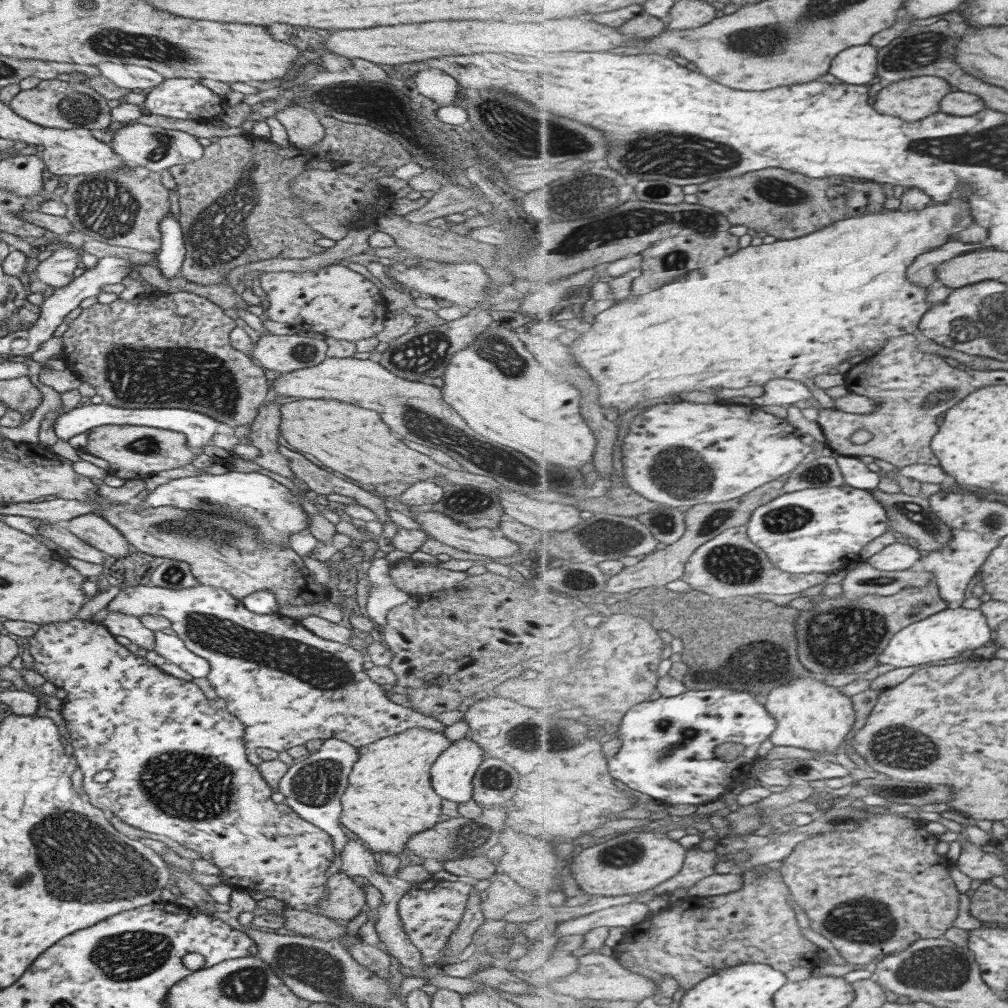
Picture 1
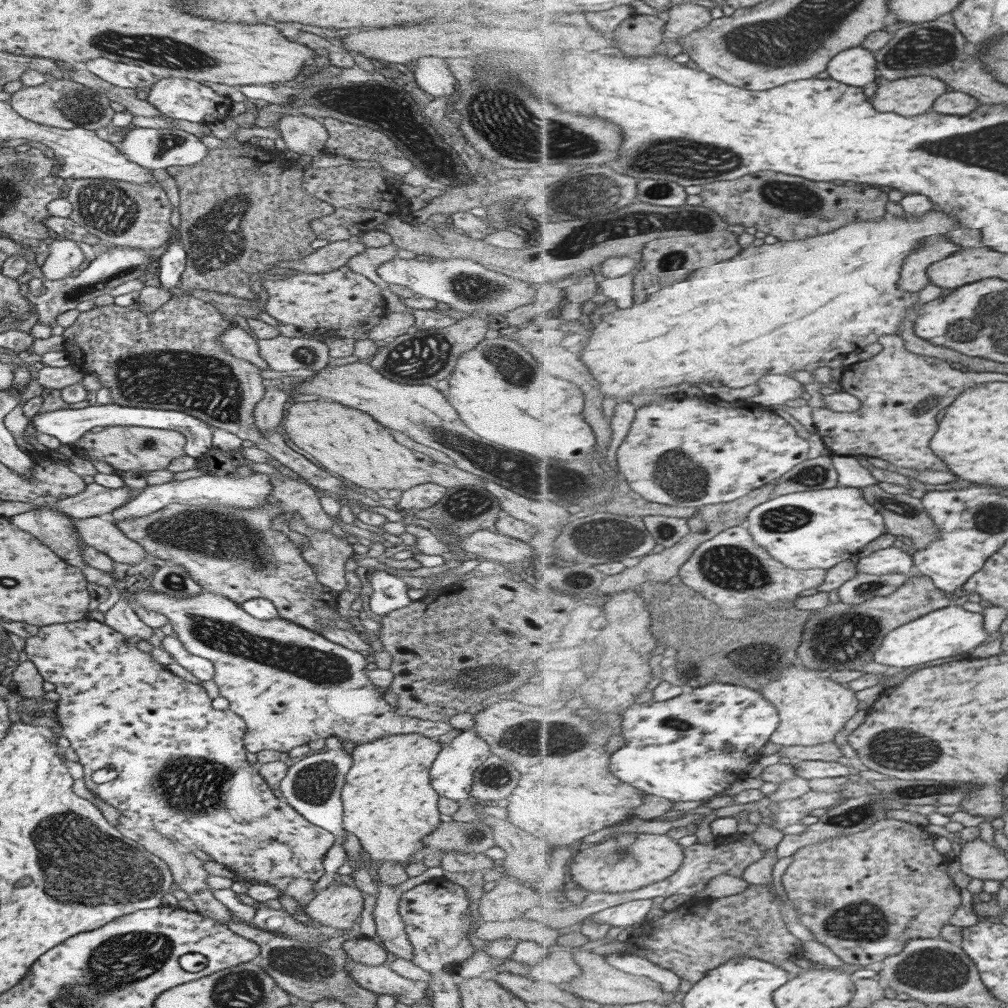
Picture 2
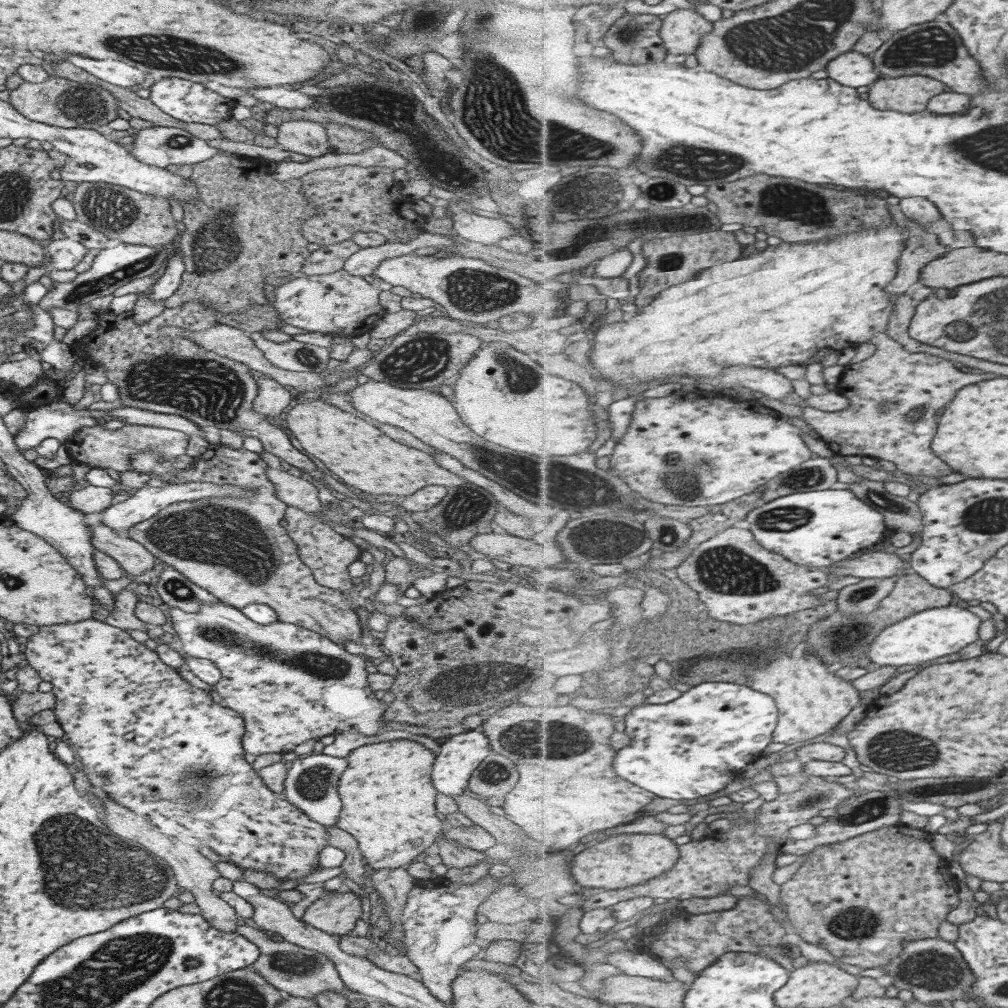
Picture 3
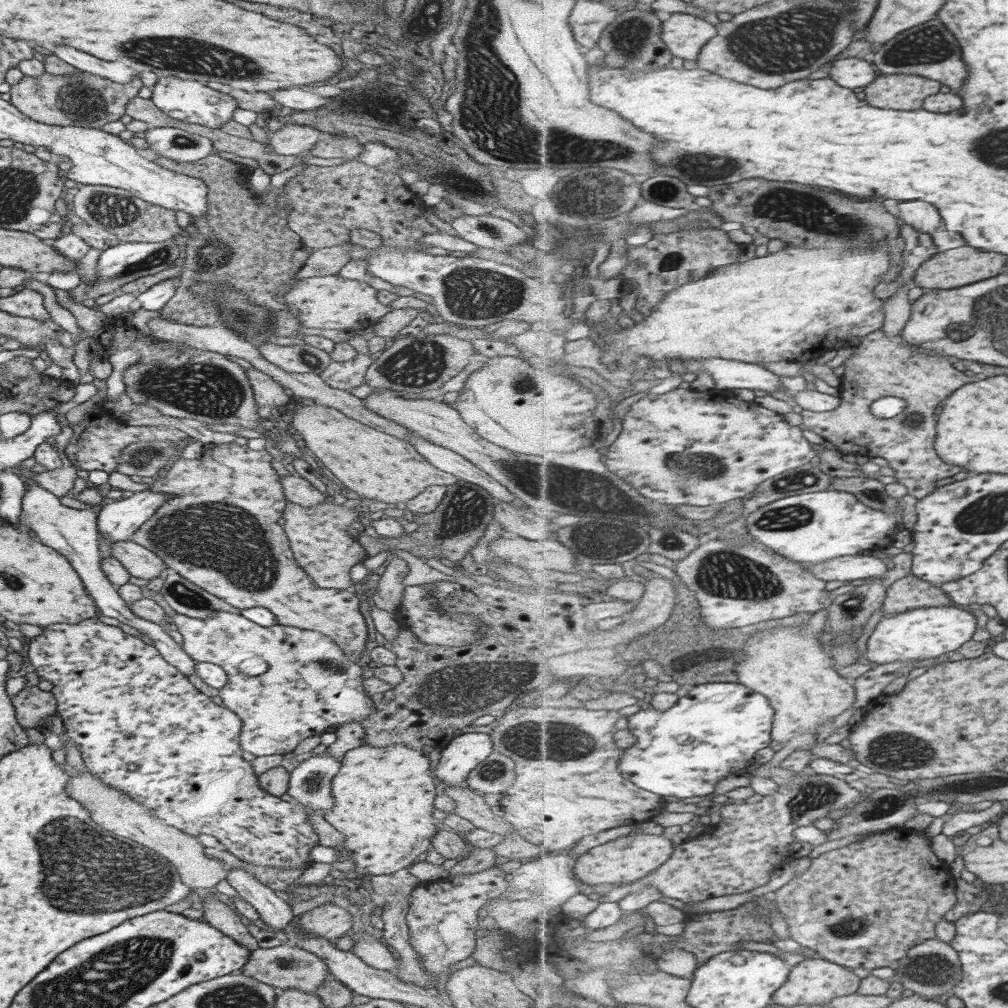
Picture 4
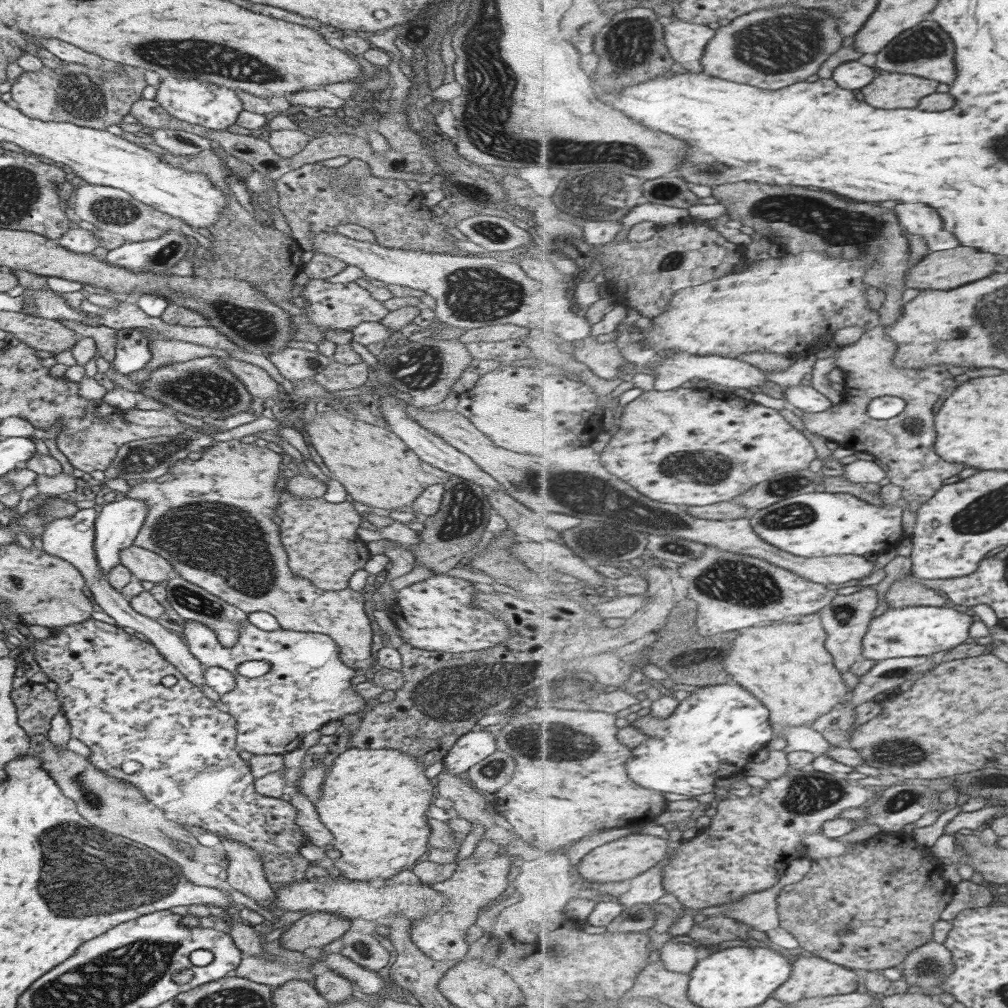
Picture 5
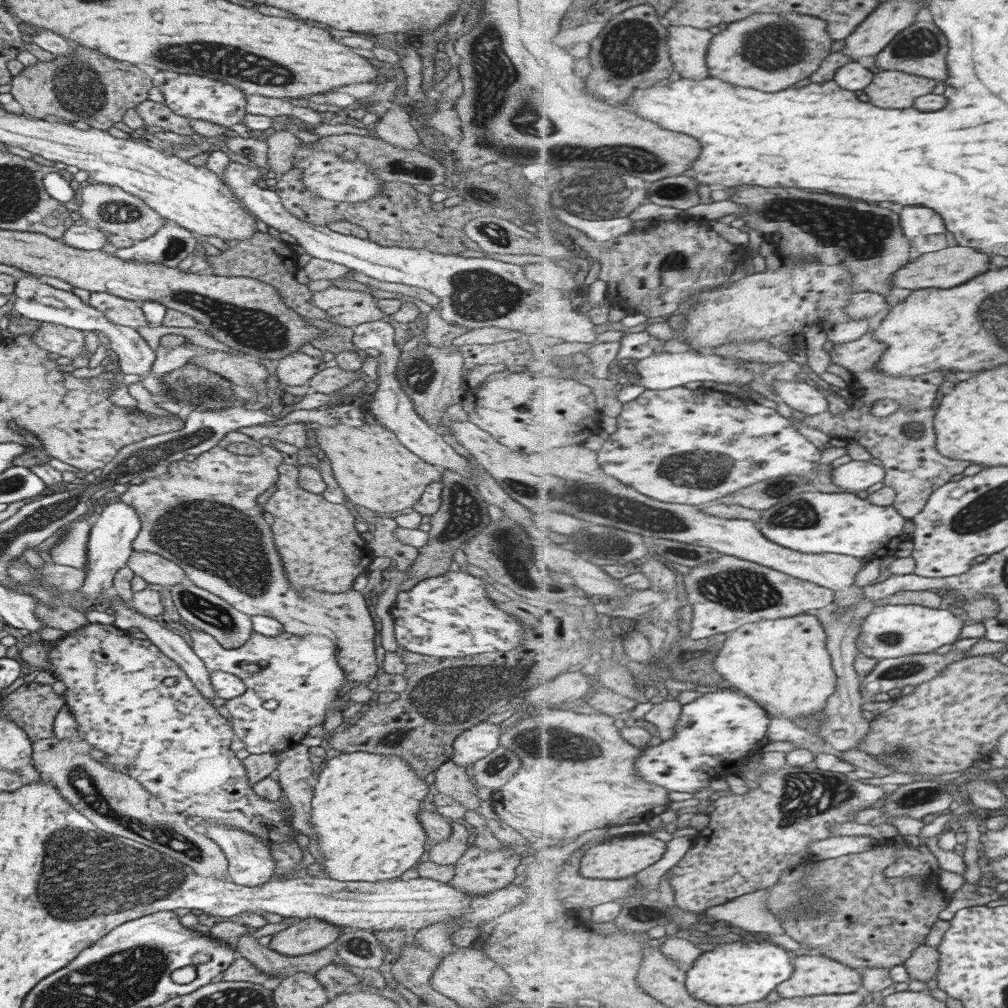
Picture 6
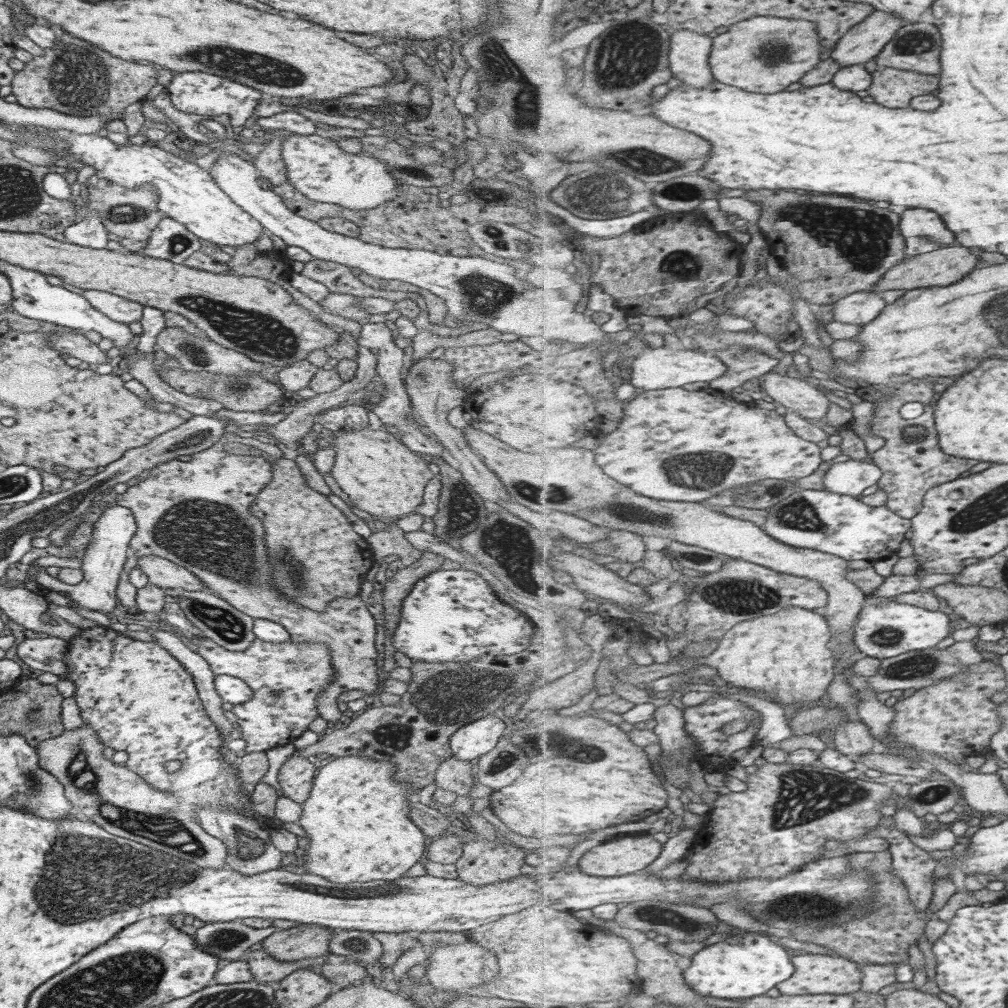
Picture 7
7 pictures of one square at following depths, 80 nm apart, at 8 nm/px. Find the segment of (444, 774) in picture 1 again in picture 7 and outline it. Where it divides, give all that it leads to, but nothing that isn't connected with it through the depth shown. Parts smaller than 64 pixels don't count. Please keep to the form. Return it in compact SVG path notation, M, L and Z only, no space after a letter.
M499 713L484 716L458 728L449 737L449 748L457 760L473 760L487 754L508 728Z

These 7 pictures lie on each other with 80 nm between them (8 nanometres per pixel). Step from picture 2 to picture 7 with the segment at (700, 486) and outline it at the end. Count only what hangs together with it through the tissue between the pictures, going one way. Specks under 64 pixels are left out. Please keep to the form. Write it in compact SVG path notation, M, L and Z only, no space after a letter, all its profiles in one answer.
M682 387L649 390L649 392L642 392L629 401L623 409L624 415L619 420L617 428L605 435L601 443L596 447L596 458L607 475L646 497L667 501L704 503L704 500L707 500L707 498L718 494L721 495L736 487L751 485L752 483L759 483L770 479L795 480L811 476L823 463L823 460L821 460L821 448L814 442L803 440L787 424L784 416L777 414L775 410L763 410L763 408L757 408L754 404L744 404L743 402L737 402L737 400L729 400L729 398L721 396L719 390L713 390L712 392L704 390L703 392L699 392L685 390Z

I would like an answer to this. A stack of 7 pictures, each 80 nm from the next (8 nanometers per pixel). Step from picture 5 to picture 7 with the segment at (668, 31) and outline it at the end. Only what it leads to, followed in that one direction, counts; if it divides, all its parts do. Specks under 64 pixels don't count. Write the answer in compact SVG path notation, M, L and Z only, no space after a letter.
M692 30L672 32L670 63L675 78L697 88L707 88L716 80L710 65L713 39Z

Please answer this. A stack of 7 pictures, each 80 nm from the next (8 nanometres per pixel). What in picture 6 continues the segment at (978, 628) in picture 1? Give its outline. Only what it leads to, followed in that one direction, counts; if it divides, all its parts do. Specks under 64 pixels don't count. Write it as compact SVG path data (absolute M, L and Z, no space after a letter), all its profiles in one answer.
M888 604L875 607L872 613L863 620L857 644L865 656L885 660L901 658L910 654L927 654L935 652L941 646L954 645L966 625L966 617L955 616L946 609L934 609L919 605Z

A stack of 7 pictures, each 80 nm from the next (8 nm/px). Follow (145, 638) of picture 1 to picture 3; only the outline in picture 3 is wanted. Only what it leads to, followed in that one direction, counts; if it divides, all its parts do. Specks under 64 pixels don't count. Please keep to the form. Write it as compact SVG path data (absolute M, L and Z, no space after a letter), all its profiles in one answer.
M123 589L114 598L114 607L111 610L104 623L121 630L139 630L146 632L146 624L141 623L133 614L137 598L133 591Z

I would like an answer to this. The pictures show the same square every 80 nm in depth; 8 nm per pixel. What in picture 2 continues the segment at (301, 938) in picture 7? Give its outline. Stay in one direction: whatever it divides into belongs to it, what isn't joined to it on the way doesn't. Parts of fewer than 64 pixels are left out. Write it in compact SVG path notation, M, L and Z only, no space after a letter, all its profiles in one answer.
M333 881L303 906L304 913L320 926L349 930L363 910L361 891Z

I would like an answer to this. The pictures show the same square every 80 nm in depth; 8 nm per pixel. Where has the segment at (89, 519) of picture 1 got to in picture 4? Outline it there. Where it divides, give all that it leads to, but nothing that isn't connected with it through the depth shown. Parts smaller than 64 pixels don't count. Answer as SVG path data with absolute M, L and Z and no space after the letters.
M130 539L111 543L110 556L118 560L130 576L135 578L148 580L168 571L156 554Z

